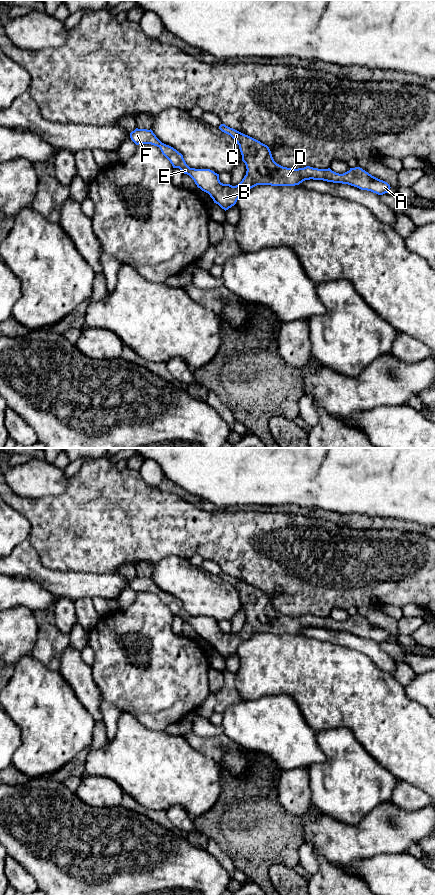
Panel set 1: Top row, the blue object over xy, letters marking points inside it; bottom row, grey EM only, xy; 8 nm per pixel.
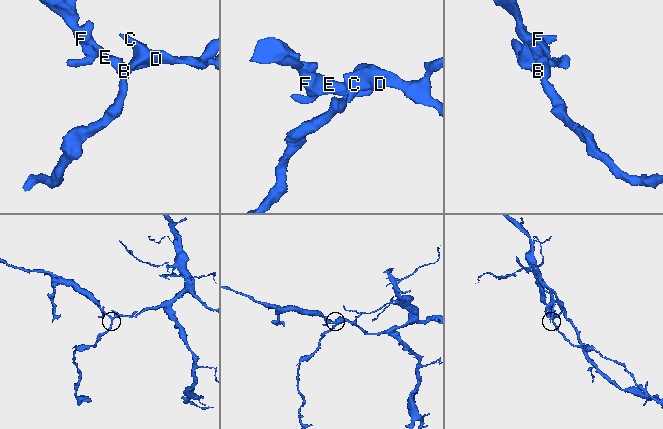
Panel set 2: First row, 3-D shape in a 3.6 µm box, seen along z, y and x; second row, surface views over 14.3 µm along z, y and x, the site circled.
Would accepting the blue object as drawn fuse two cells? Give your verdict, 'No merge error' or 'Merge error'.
No merge error

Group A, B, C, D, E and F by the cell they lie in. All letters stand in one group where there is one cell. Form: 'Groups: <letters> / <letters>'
Groups: A B C D E F

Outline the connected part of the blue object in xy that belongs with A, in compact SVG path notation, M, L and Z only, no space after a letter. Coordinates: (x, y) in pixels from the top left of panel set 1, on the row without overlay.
M221 572L219 577L237 590L242 609L246 613L246 623L236 634L221 631L219 622L210 617L190 616L183 603L173 595L162 591L151 577L136 576L130 581L130 586L136 593L151 592L159 595L173 616L179 616L184 622L189 623L197 635L208 641L214 651L225 659L234 654L242 642L257 633L295 634L305 628L313 627L348 632L378 643L388 641L391 636L387 630L372 624L360 615L350 616L343 622L336 621L330 616L318 617L306 614L291 617L283 615L274 609L267 593L225 572Z

